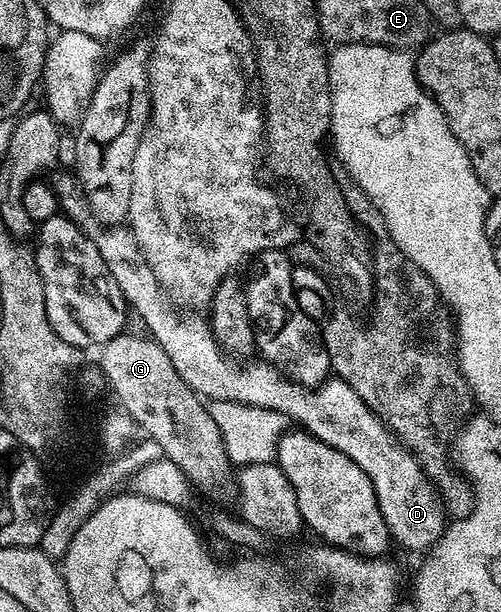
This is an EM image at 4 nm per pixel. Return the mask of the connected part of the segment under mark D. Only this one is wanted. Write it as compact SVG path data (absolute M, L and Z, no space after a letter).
M73 174L57 175L53 176L55 179L52 179L52 186L54 192L58 194L61 210L66 218L73 219L82 228L83 233L94 242L96 249L100 249L100 255L104 257L104 263L108 265L108 273L112 273L112 277L116 277L116 281L120 285L120 293L126 298L127 308L133 314L135 311L146 322L147 329L145 328L145 330L148 332L149 338L158 342L160 349L164 349L164 353L168 353L168 361L172 361L176 373L180 373L180 377L184 377L186 384L206 401L219 399L220 401L232 401L240 405L252 405L253 407L279 411L280 414L286 416L287 420L294 422L295 419L298 422L295 424L299 428L306 430L309 435L316 436L324 445L332 445L332 449L340 449L340 453L352 457L352 461L356 461L356 465L360 465L360 469L372 481L372 489L376 493L376 501L380 505L384 525L388 525L390 530L391 540L397 546L399 543L400 546L407 547L410 551L429 552L430 548L434 546L434 542L442 536L443 531L448 526L448 516L446 510L442 508L438 490L434 488L434 482L426 476L422 466L414 460L413 453L394 438L390 428L382 420L376 418L372 409L368 409L368 405L364 405L364 401L360 401L360 397L356 397L356 389L352 389L352 385L348 385L344 380L337 377L327 378L326 382L318 387L302 387L299 383L294 382L290 376L283 375L278 368L273 367L270 363L265 361L257 361L258 363L238 362L227 357L222 348L219 347L218 342L214 340L214 335L210 332L209 322L203 316L202 319L198 316L201 314L179 309L172 302L170 296L163 291L154 275L152 265L146 260L129 226L103 223L101 219L92 214L90 204L87 202L87 197L77 178Z

